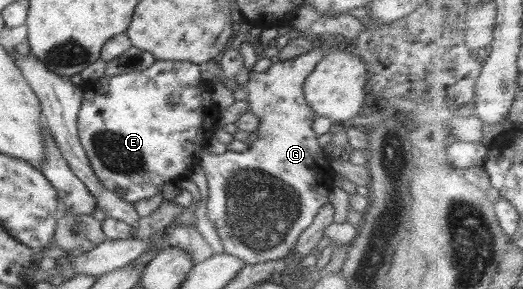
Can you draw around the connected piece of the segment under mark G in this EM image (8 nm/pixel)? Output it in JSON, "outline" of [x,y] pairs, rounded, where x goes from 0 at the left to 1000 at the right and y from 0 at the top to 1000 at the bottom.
{"outline":[[[618,149],[591,183],[520,218],[509,246],[480,246],[468,287],[476,322],[470,349],[474,384],[489,398],[497,422],[478,512],[465,526],[434,519],[423,536],[405,536],[394,522],[382,529],[380,567],[390,585],[400,651],[396,751],[407,772],[430,875],[457,893],[468,920],[553,893],[608,730],[629,699],[644,602],[631,567],[633,554],[610,505],[606,460],[598,453],[604,391],[585,353],[579,291],[606,218],[633,176],[639,176],[633,156]]]}

